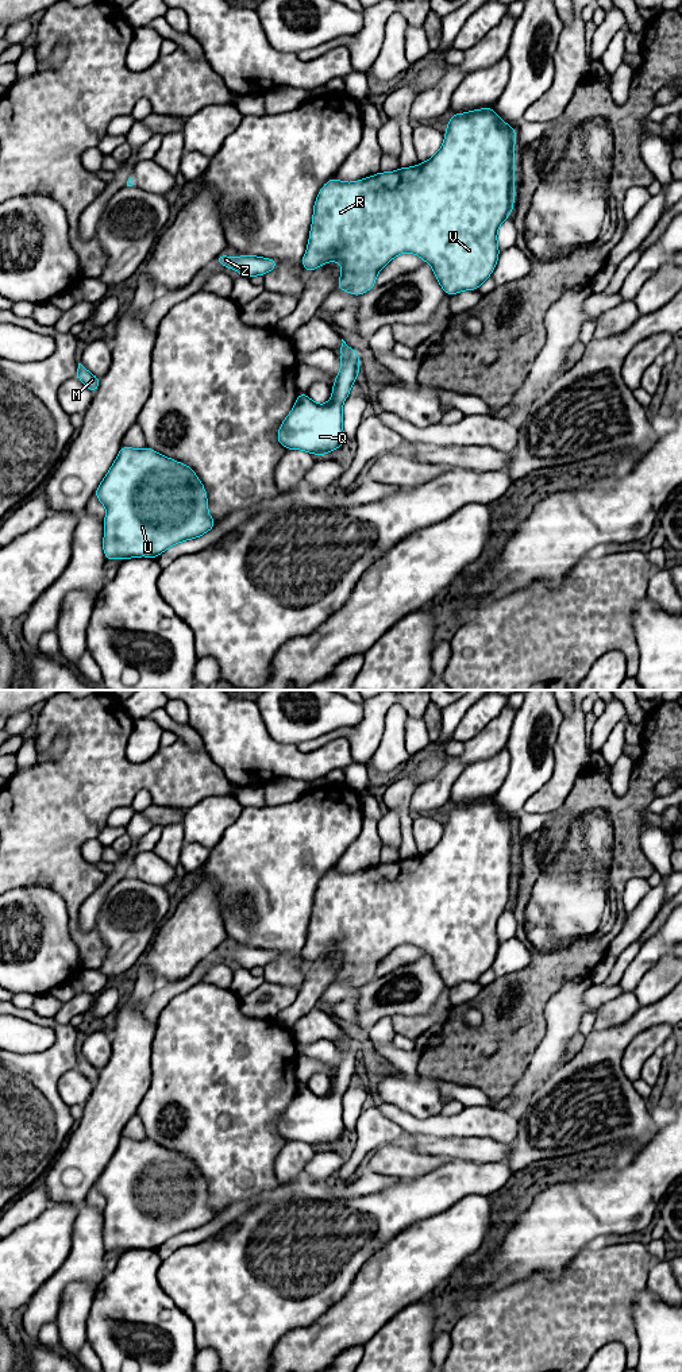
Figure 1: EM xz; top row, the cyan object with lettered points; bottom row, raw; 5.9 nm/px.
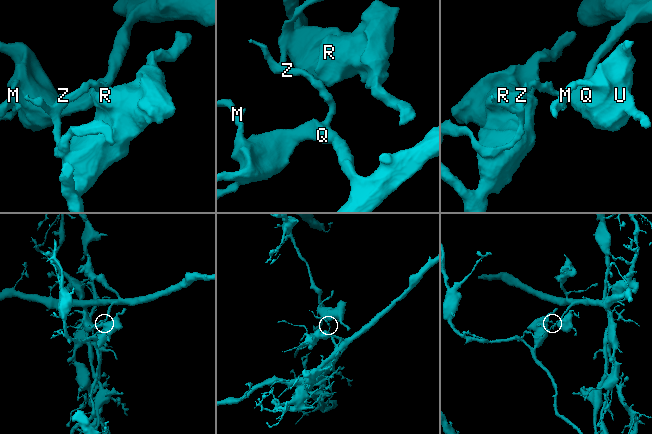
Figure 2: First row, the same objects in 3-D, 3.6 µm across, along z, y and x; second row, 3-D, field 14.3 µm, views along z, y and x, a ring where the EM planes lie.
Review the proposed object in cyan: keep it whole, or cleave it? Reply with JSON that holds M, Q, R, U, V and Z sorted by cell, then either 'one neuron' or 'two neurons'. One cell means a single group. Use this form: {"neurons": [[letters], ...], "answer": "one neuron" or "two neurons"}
{"neurons": [["M", "Q", "U"], ["R", "V", "Z"]], "answer": "two neurons"}

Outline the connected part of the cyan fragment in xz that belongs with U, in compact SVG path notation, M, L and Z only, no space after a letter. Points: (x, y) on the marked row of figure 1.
M123 446L95 497L107 509L103 540L107 562L138 556L155 559L169 547L197 539L217 524L208 514L205 487L192 467L147 446L140 450Z

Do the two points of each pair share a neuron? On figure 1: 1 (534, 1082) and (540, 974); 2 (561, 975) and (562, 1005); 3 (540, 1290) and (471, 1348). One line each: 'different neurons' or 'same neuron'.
1: different neurons
2: different neurons
3: same neuron

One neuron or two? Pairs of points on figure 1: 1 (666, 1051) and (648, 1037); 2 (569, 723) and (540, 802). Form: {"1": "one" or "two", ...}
{"1": "two", "2": "one"}

